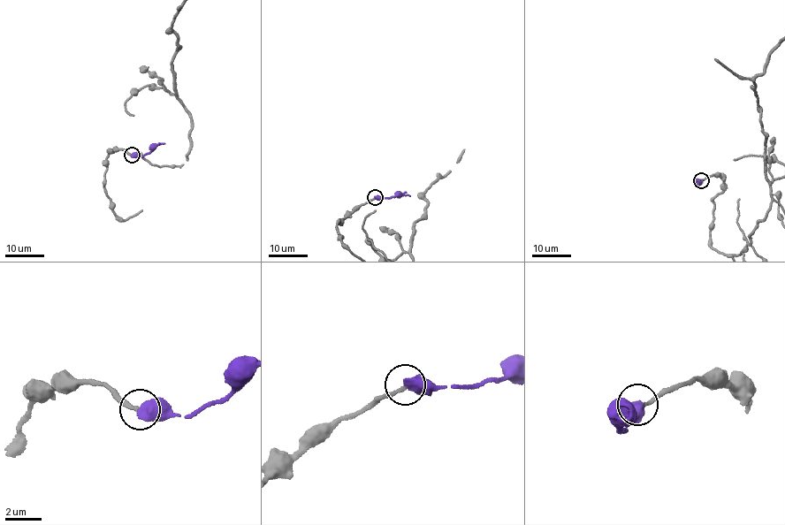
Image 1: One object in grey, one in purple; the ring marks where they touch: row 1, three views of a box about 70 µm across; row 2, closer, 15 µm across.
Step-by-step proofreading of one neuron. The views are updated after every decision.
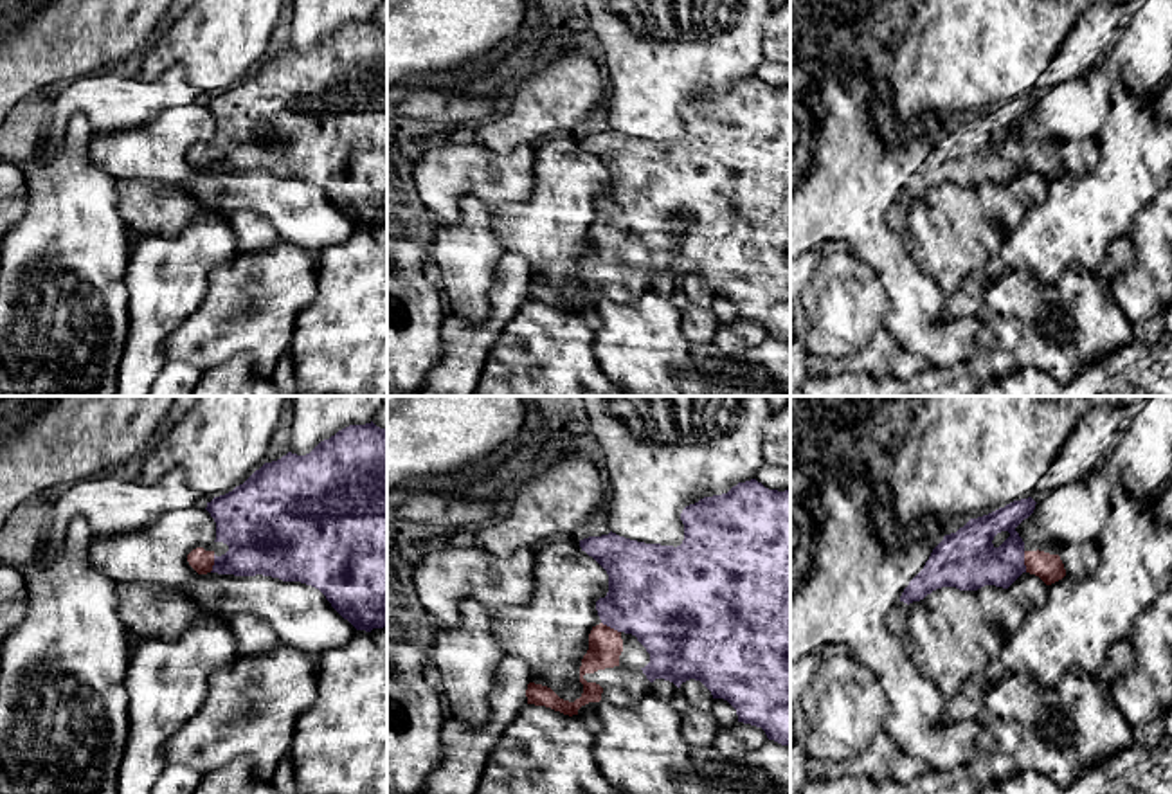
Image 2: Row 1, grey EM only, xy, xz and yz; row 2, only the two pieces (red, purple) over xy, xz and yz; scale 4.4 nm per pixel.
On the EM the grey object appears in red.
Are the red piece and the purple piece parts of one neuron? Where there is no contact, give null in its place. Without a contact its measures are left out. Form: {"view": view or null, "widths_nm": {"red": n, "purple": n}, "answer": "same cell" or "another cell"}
{"view": "yz", "widths_nm": {"red": 120, "purple": 260}, "answer": "same cell"}

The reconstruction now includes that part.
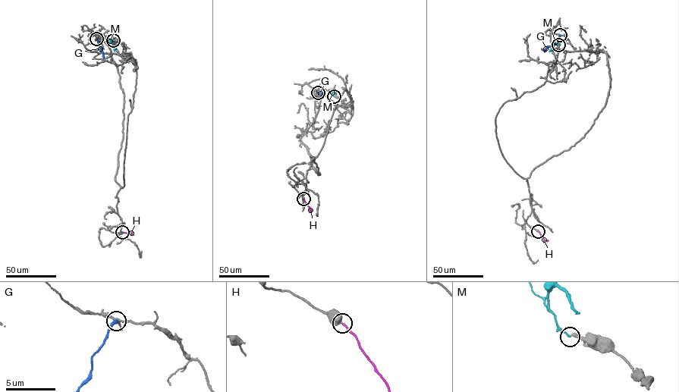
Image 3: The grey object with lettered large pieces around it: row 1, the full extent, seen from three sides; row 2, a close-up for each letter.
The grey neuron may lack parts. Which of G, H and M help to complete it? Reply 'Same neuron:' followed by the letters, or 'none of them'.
Same neuron: H

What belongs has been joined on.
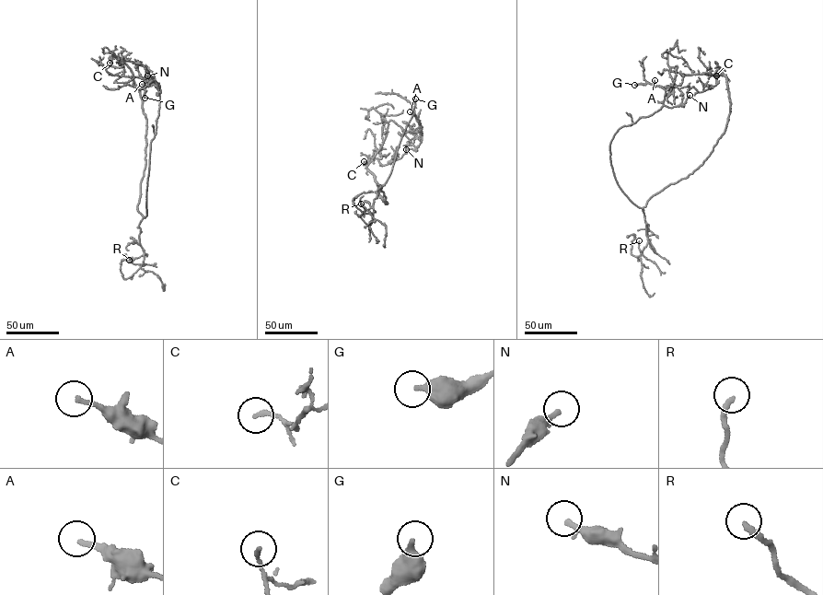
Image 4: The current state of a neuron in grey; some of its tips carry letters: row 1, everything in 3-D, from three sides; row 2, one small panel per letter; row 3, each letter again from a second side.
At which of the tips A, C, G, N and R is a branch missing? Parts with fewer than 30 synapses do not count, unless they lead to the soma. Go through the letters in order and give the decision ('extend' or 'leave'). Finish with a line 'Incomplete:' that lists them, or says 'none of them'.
A: leave
C: leave
G: leave
N: extend
R: leave
Incomplete: N

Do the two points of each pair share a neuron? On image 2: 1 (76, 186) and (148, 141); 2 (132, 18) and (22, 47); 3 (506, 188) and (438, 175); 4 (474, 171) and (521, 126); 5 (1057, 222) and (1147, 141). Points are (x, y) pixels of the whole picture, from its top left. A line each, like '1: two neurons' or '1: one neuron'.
1: two neurons
2: one neuron
3: one neuron
4: two neurons
5: one neuron

